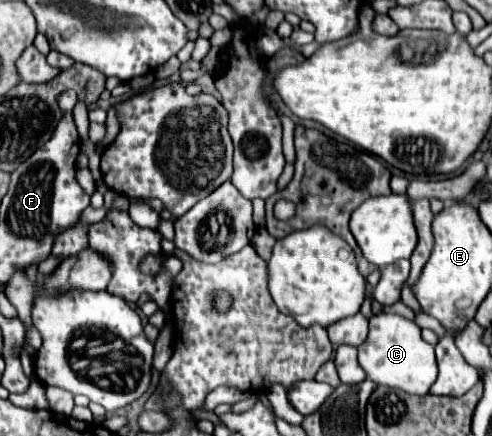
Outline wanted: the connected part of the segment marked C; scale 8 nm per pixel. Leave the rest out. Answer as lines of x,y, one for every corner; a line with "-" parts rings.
381,313
369,319
369,335
359,345
359,365
373,383
411,395
427,395
437,379
433,345
421,339
421,329
413,321
395,313

